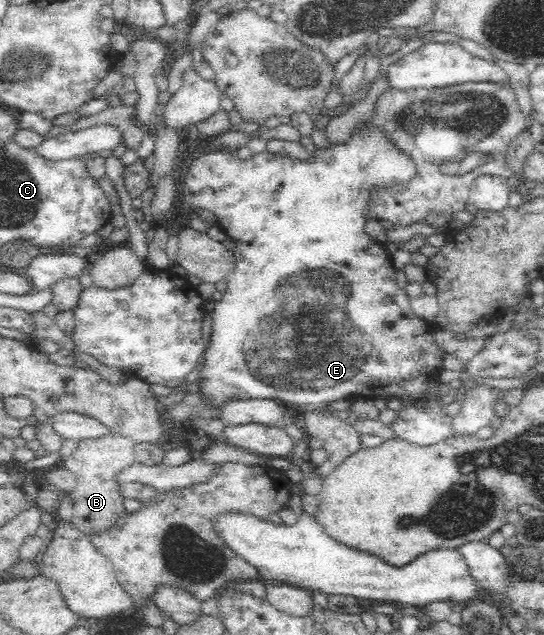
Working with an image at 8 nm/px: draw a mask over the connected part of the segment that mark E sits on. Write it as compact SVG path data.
M359 128L356 129L350 143L346 143L346 145L330 143L330 146L326 148L316 147L311 156L313 160L306 161L264 151L252 154L246 159L240 159L233 152L212 151L195 154L195 159L190 161L187 169L180 174L179 188L182 193L180 209L186 213L192 212L192 214L198 213L198 211L210 211L216 217L216 225L236 243L236 249L233 251L235 264L226 278L226 291L217 296L217 302L210 312L212 317L210 341L204 350L204 359L202 359L200 377L198 377L198 394L202 396L202 404L222 409L229 402L246 402L252 399L280 400L300 414L318 413L337 417L337 411L332 409L333 404L346 400L350 395L365 395L372 400L376 400L378 397L387 401L394 399L404 402L402 408L396 411L397 419L391 425L387 425L396 438L418 446L432 446L445 441L452 435L453 418L445 415L444 407L440 405L439 399L435 399L430 388L433 388L434 383L439 381L438 373L447 353L437 346L430 337L433 333L432 328L412 311L411 298L396 282L396 269L385 245L374 242L363 230L368 213L369 191L376 186L389 186L412 179L415 174L414 164L405 155L399 153L379 131L363 133L363 131L359 131Z

